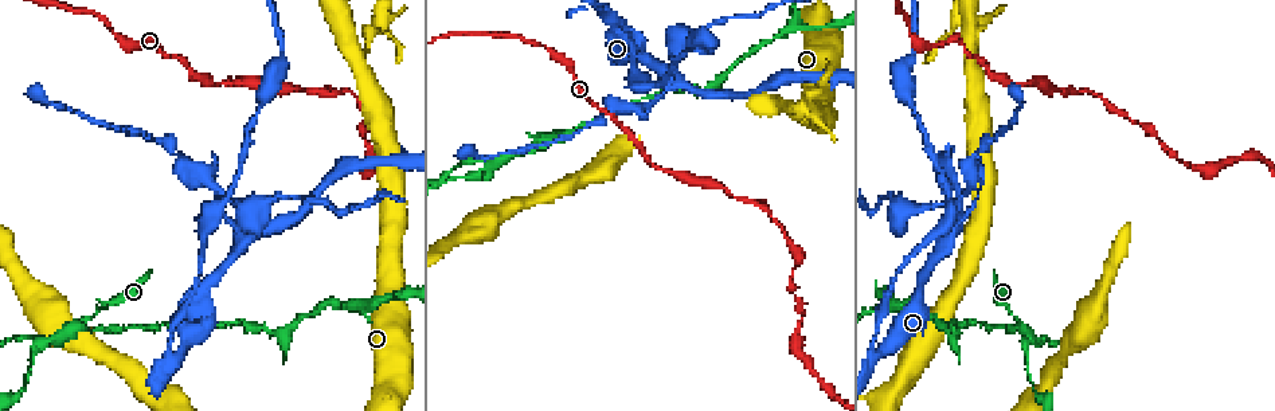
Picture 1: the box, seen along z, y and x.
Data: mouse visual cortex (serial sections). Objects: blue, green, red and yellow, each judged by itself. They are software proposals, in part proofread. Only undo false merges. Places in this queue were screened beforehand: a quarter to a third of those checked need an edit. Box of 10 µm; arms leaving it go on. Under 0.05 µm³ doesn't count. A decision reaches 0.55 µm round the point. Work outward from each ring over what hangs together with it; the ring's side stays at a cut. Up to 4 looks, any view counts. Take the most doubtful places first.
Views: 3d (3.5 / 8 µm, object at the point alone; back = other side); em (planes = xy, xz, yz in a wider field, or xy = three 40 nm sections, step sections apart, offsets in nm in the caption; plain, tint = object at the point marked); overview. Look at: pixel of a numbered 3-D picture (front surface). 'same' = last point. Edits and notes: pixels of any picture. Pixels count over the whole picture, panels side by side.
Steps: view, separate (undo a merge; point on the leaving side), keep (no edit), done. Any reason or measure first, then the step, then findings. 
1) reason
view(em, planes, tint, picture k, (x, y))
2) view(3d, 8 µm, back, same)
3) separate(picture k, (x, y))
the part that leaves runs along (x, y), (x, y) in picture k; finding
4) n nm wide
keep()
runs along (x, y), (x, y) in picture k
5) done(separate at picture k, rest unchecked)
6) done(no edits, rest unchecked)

sharp bend
view(3d, 3.5 µm, back, picture 1, (370, 26))

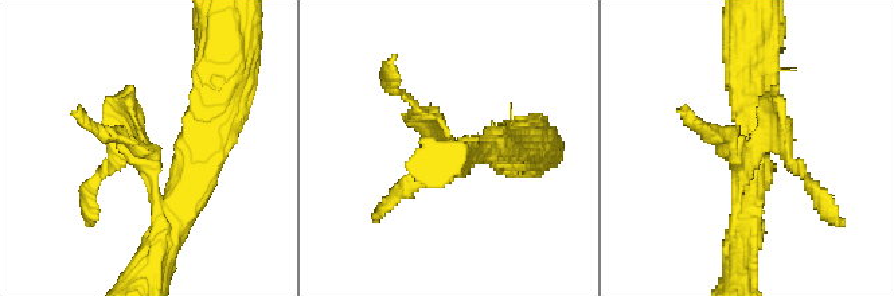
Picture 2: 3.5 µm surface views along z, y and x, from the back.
shape alone is not enough
view(em, xy, step 1, tint, picture 2, (446, 140))

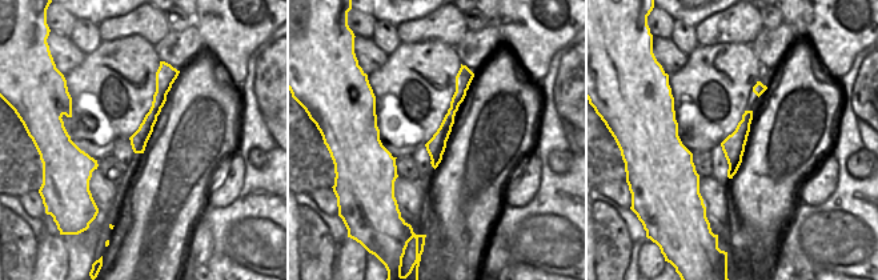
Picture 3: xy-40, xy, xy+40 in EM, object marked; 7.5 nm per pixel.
keep()
continuous, no second cell

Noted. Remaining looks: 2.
three arms meet
view(em, xy, step 1, tint, picture 1, (244, 239))

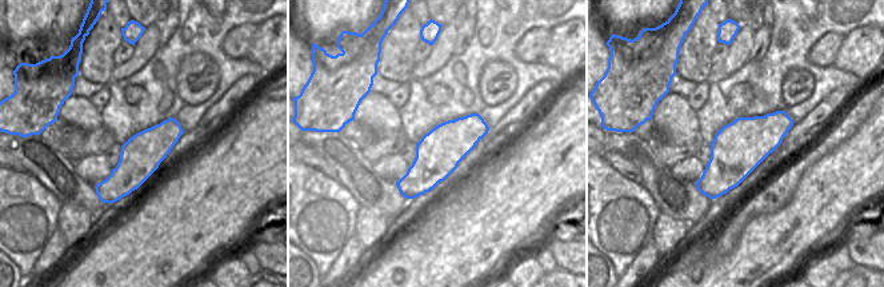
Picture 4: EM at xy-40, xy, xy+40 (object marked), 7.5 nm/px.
view(3d, 3.5 µm, back, same)

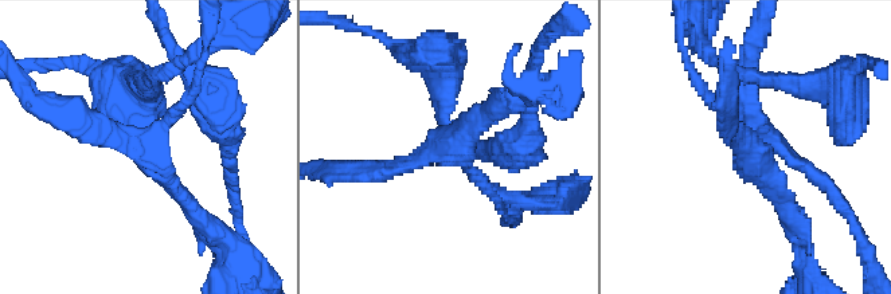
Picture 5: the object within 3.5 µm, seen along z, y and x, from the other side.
340 nm wide
keep()
runs along (792, 216), (699, 85) in picture 5; continuous, no second cell

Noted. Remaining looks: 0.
done(no edits, rest unchecked)

